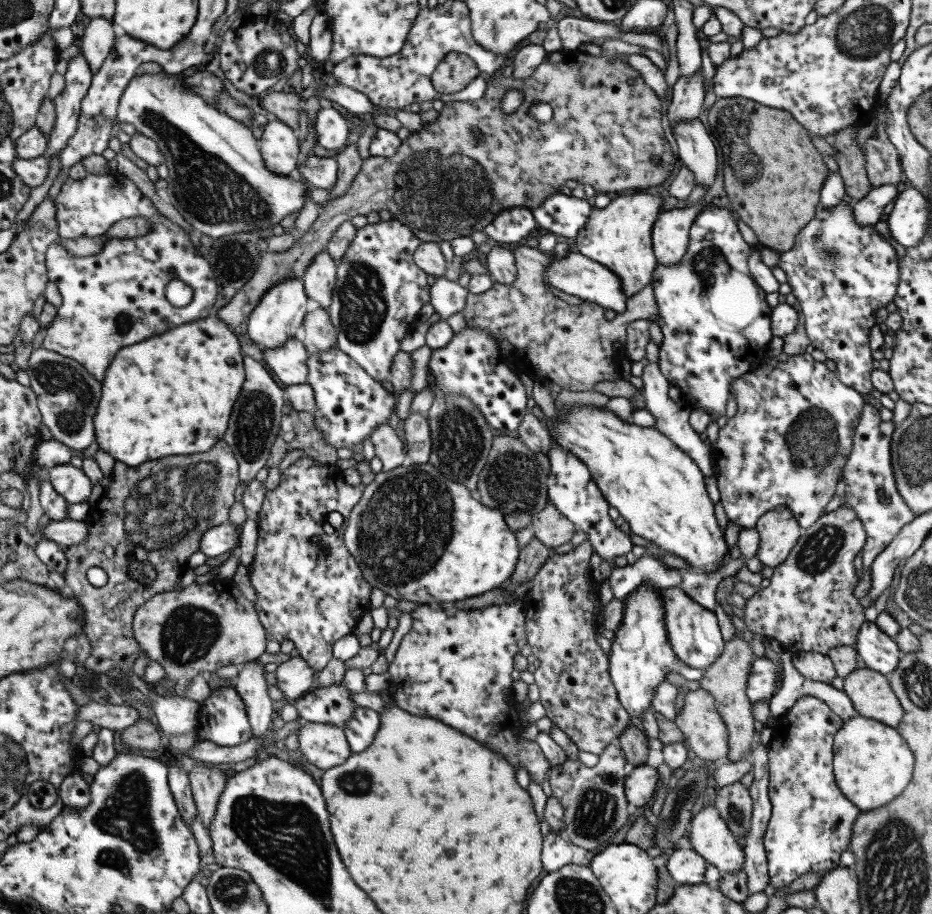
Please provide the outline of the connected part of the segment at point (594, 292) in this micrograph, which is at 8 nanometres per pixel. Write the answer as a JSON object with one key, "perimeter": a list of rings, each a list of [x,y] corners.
{"perimeter":[[[569,252],[568,255],[554,256],[551,264],[545,267],[547,286],[551,285],[554,291],[565,292],[571,296],[577,296],[583,301],[592,302],[604,309],[613,310],[615,313],[624,311],[626,296],[623,292],[620,278],[602,264],[588,259],[577,252]]]}

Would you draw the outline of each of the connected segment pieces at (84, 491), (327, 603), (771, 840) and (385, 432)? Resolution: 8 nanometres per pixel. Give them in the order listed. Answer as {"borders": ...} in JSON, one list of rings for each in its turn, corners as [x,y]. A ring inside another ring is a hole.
{"borders":[[[[70,463],[56,464],[49,469],[49,475],[53,490],[69,504],[85,502],[89,496],[92,484],[80,468]]],[[[299,457],[282,470],[275,488],[268,490],[263,497],[261,508],[256,518],[257,542],[254,556],[249,565],[249,582],[255,592],[253,603],[257,618],[268,638],[291,641],[297,656],[301,657],[315,672],[321,670],[332,659],[331,646],[341,636],[352,633],[359,618],[371,610],[369,595],[373,587],[363,579],[359,566],[348,554],[339,530],[329,530],[326,522],[321,521],[321,514],[339,512],[345,522],[349,512],[359,500],[364,485],[347,485],[335,464],[319,464],[312,457]],[[311,536],[318,536],[328,548],[327,554],[321,555],[311,543]]],[[[810,695],[800,697],[787,712],[774,717],[771,738],[766,744],[770,817],[762,837],[769,886],[783,888],[806,872],[814,872],[822,877],[831,869],[841,866],[839,854],[849,850],[852,826],[861,811],[842,795],[834,781],[832,738],[841,728],[842,721],[825,703]]],[[[389,424],[376,426],[369,436],[374,448],[374,455],[381,461],[382,472],[387,472],[406,463],[404,444]]]]}

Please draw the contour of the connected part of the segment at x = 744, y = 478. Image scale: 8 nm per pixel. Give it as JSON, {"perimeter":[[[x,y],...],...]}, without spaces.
{"perimeter":[[[809,351],[803,352],[797,356],[789,356],[784,362],[769,363],[769,365],[760,365],[759,367],[747,371],[745,374],[732,380],[730,392],[733,394],[736,402],[736,413],[728,418],[723,427],[718,430],[717,438],[714,443],[710,444],[710,452],[714,456],[713,464],[717,471],[714,477],[716,487],[719,491],[718,502],[723,507],[724,515],[729,522],[741,529],[753,529],[756,520],[770,511],[773,507],[785,507],[791,516],[797,521],[801,530],[810,527],[823,513],[823,507],[832,498],[836,489],[840,487],[840,476],[845,464],[847,455],[852,447],[852,434],[865,404],[861,394],[855,392],[855,389],[844,385],[833,371],[829,371],[822,362],[811,358]]]}

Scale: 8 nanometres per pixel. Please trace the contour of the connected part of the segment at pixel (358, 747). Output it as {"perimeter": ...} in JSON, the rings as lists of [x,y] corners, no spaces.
{"perimeter":[[[357,707],[351,718],[342,726],[349,750],[360,753],[372,743],[379,726],[379,715],[367,707]]]}

